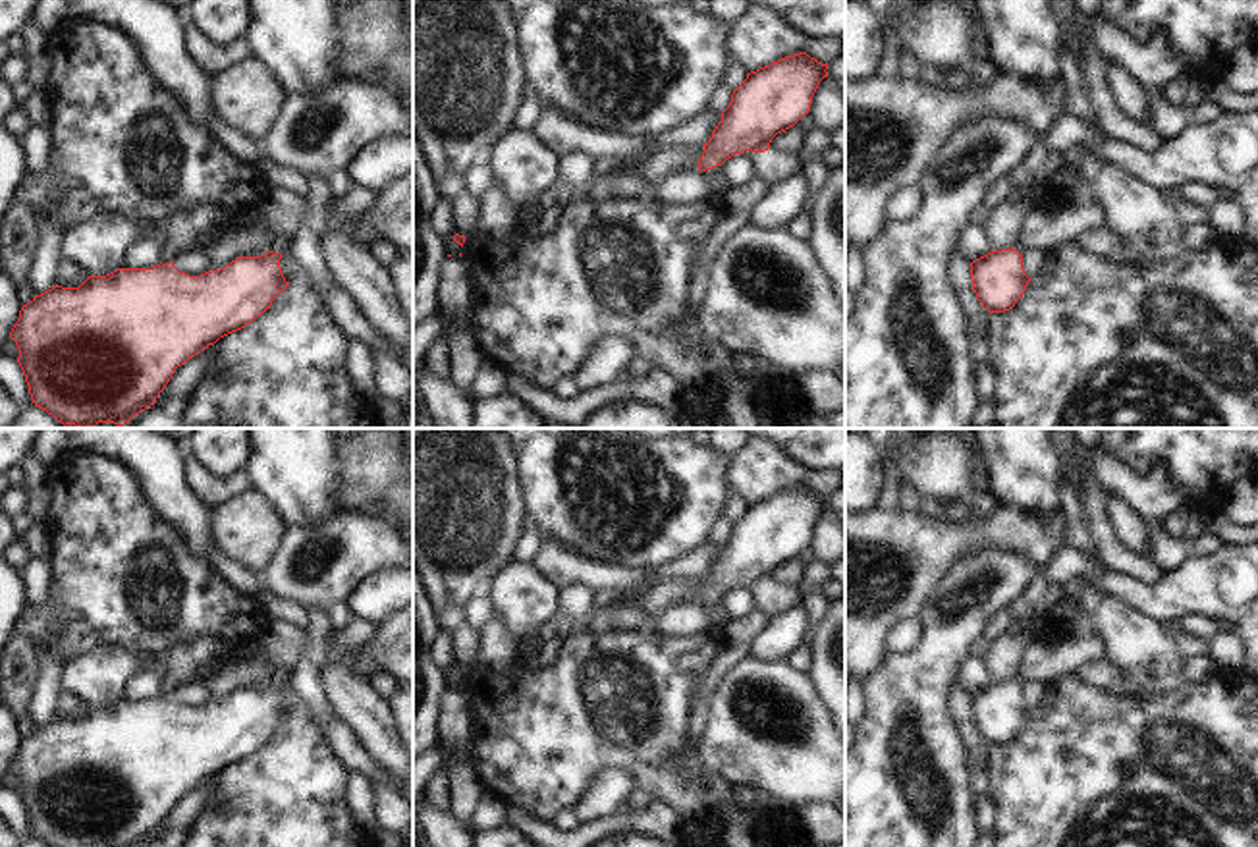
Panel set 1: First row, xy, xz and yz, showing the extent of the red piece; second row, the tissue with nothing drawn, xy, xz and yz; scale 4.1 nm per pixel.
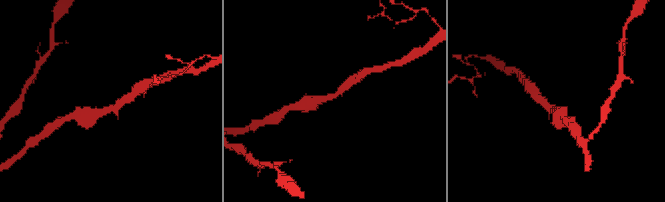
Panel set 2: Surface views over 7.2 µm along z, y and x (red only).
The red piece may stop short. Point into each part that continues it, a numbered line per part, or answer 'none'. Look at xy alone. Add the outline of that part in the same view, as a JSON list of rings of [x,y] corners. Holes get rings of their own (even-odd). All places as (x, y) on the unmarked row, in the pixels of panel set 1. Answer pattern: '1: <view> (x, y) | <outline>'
1: xy (278, 676) | [[[259,652],[257,656],[259,656],[259,660],[262,660],[262,662],[266,664],[266,668],[268,668],[268,671],[270,671],[268,683],[286,687],[291,671],[282,669],[282,668],[278,668],[278,666],[270,664],[270,662],[266,660],[266,656],[260,654],[260,652]]]

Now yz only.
1: yz (1042, 662) | [[[1096,633],[1055,644],[1032,639],[1013,681],[1021,687],[1034,681],[1052,685],[1059,677],[1075,673],[1082,664],[1096,660],[1104,660],[1104,641]]]

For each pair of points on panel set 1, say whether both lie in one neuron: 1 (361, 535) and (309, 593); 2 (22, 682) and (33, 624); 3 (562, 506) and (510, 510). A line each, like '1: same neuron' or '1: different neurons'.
1: same neuron
2: different neurons
3: different neurons

